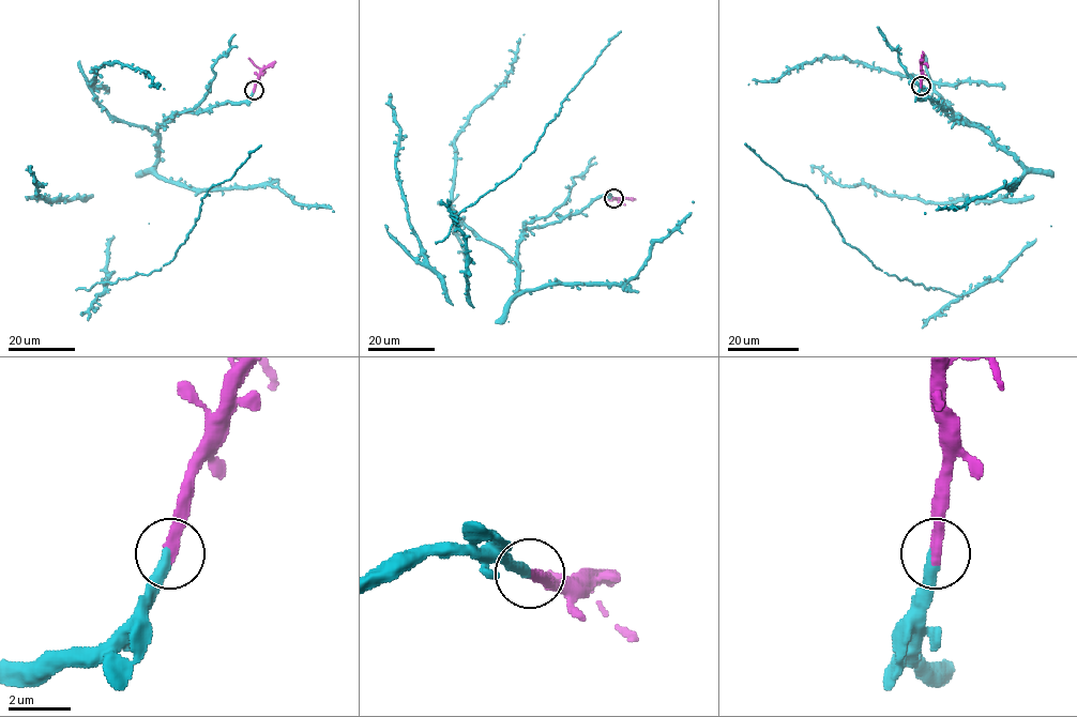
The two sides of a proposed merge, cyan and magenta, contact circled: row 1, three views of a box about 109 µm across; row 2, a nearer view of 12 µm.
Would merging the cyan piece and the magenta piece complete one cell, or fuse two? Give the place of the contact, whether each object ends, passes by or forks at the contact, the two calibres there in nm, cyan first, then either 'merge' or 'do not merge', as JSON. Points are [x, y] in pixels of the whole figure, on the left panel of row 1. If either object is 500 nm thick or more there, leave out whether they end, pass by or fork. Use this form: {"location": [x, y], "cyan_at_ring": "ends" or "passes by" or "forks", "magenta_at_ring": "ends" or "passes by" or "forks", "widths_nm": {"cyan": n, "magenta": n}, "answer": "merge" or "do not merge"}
{"location": [254, 90], "cyan_at_ring": "ends", "magenta_at_ring": "ends", "widths_nm": {"cyan": 340, "magenta": 360}, "answer": "merge"}

